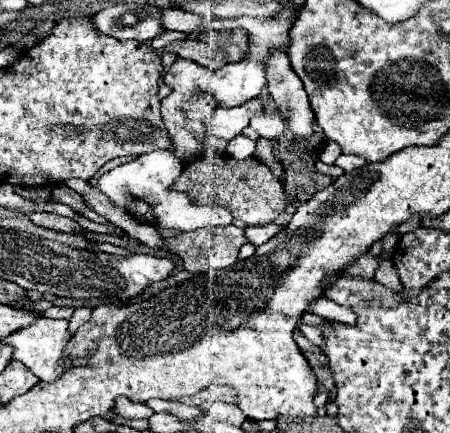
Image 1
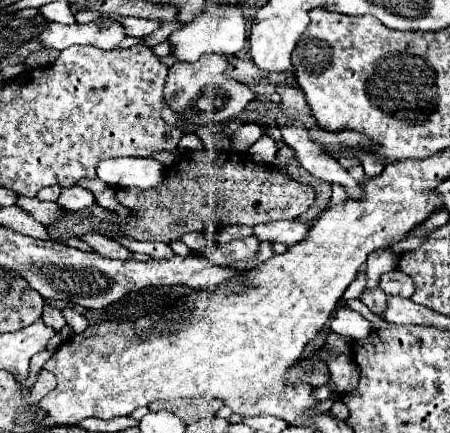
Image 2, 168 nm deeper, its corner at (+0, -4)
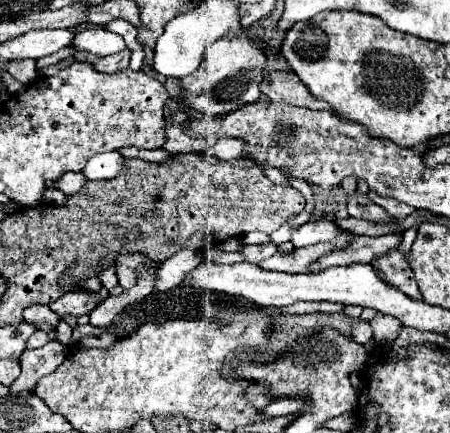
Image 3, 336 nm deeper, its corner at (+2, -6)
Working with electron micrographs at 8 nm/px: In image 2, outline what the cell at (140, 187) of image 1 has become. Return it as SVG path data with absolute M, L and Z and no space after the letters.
M115 158L99 162L97 176L113 188L153 188L163 182L165 166L153 158Z

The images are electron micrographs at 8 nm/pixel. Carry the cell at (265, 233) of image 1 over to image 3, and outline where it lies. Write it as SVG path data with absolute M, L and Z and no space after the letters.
M319 220L319 222L305 222L301 226L293 226L291 230L291 242L295 248L311 246L317 242L327 242L333 236L337 236L341 230L335 226L333 220Z

